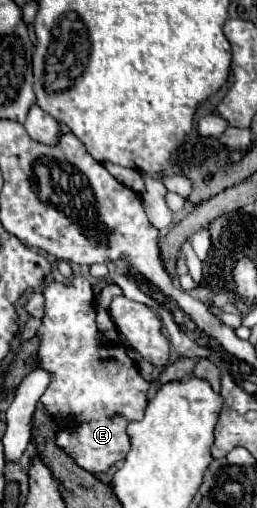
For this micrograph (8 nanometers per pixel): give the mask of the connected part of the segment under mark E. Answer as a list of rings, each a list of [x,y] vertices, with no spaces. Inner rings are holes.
[[[74,275],[68,283],[48,281],[42,293],[46,301],[44,301],[42,325],[36,331],[36,337],[40,339],[38,367],[48,371],[52,375],[52,381],[48,389],[44,391],[44,395],[40,397],[40,403],[44,405],[46,415],[58,423],[56,445],[60,445],[60,449],[64,449],[64,453],[68,453],[76,461],[76,465],[80,465],[88,473],[108,471],[112,465],[126,459],[128,455],[130,441],[128,441],[126,427],[128,423],[144,417],[144,405],[148,403],[146,393],[150,383],[142,379],[136,361],[128,357],[128,351],[124,345],[102,343],[96,329],[94,293],[86,277]],[[66,419],[72,419],[72,425],[68,425]]]

